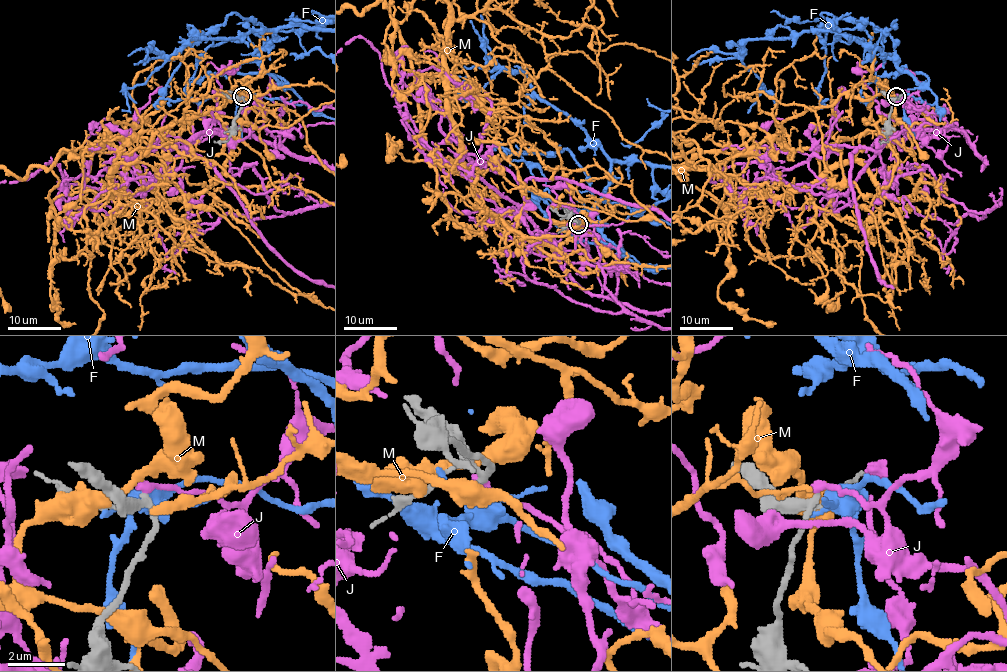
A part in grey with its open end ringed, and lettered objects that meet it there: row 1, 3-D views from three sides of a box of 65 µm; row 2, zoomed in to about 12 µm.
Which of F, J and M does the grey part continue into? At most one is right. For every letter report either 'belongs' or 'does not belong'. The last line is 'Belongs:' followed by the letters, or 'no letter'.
F: does not belong
J: does not belong
M: does not belong
Belongs: no letter

